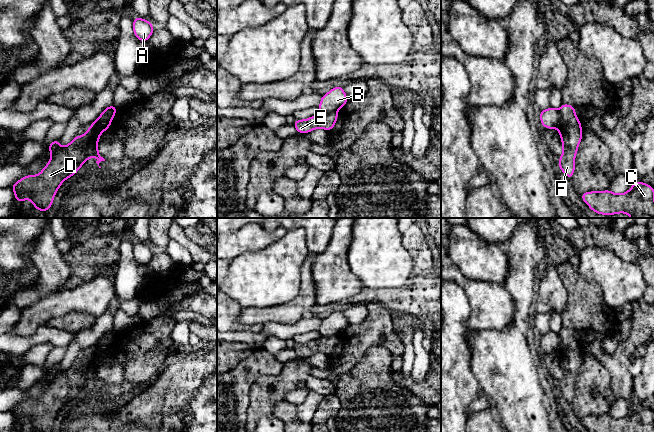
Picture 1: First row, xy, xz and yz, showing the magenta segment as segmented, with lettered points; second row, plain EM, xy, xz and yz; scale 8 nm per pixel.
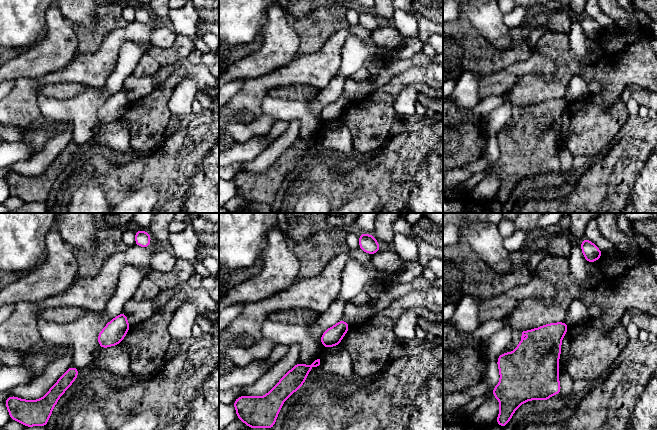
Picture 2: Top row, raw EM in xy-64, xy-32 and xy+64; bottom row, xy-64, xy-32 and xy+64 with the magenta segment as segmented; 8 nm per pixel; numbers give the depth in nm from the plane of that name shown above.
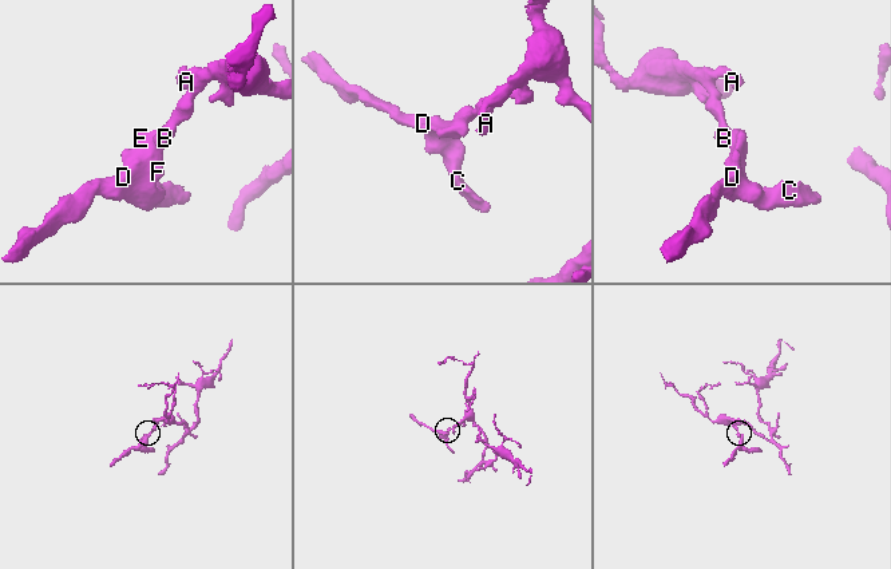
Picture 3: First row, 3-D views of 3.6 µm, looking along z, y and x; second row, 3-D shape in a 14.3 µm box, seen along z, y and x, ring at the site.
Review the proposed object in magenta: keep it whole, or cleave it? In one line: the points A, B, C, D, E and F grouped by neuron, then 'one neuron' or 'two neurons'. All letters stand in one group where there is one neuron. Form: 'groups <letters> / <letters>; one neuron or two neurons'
groups A B / C D E F; two neurons

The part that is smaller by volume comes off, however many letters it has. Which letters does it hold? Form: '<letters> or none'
C, D, E, F

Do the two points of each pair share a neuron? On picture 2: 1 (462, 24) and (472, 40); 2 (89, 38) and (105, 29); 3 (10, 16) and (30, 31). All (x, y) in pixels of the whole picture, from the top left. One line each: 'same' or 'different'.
1: same
2: same
3: same

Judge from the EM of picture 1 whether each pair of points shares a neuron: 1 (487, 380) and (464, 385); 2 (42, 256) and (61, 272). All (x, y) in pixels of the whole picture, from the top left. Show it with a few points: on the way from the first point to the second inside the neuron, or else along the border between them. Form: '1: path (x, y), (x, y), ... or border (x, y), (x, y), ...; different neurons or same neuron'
1: border (469, 360), (471, 371), (480, 387); different neurons
2: path (47, 260), (56, 269); same neuron

